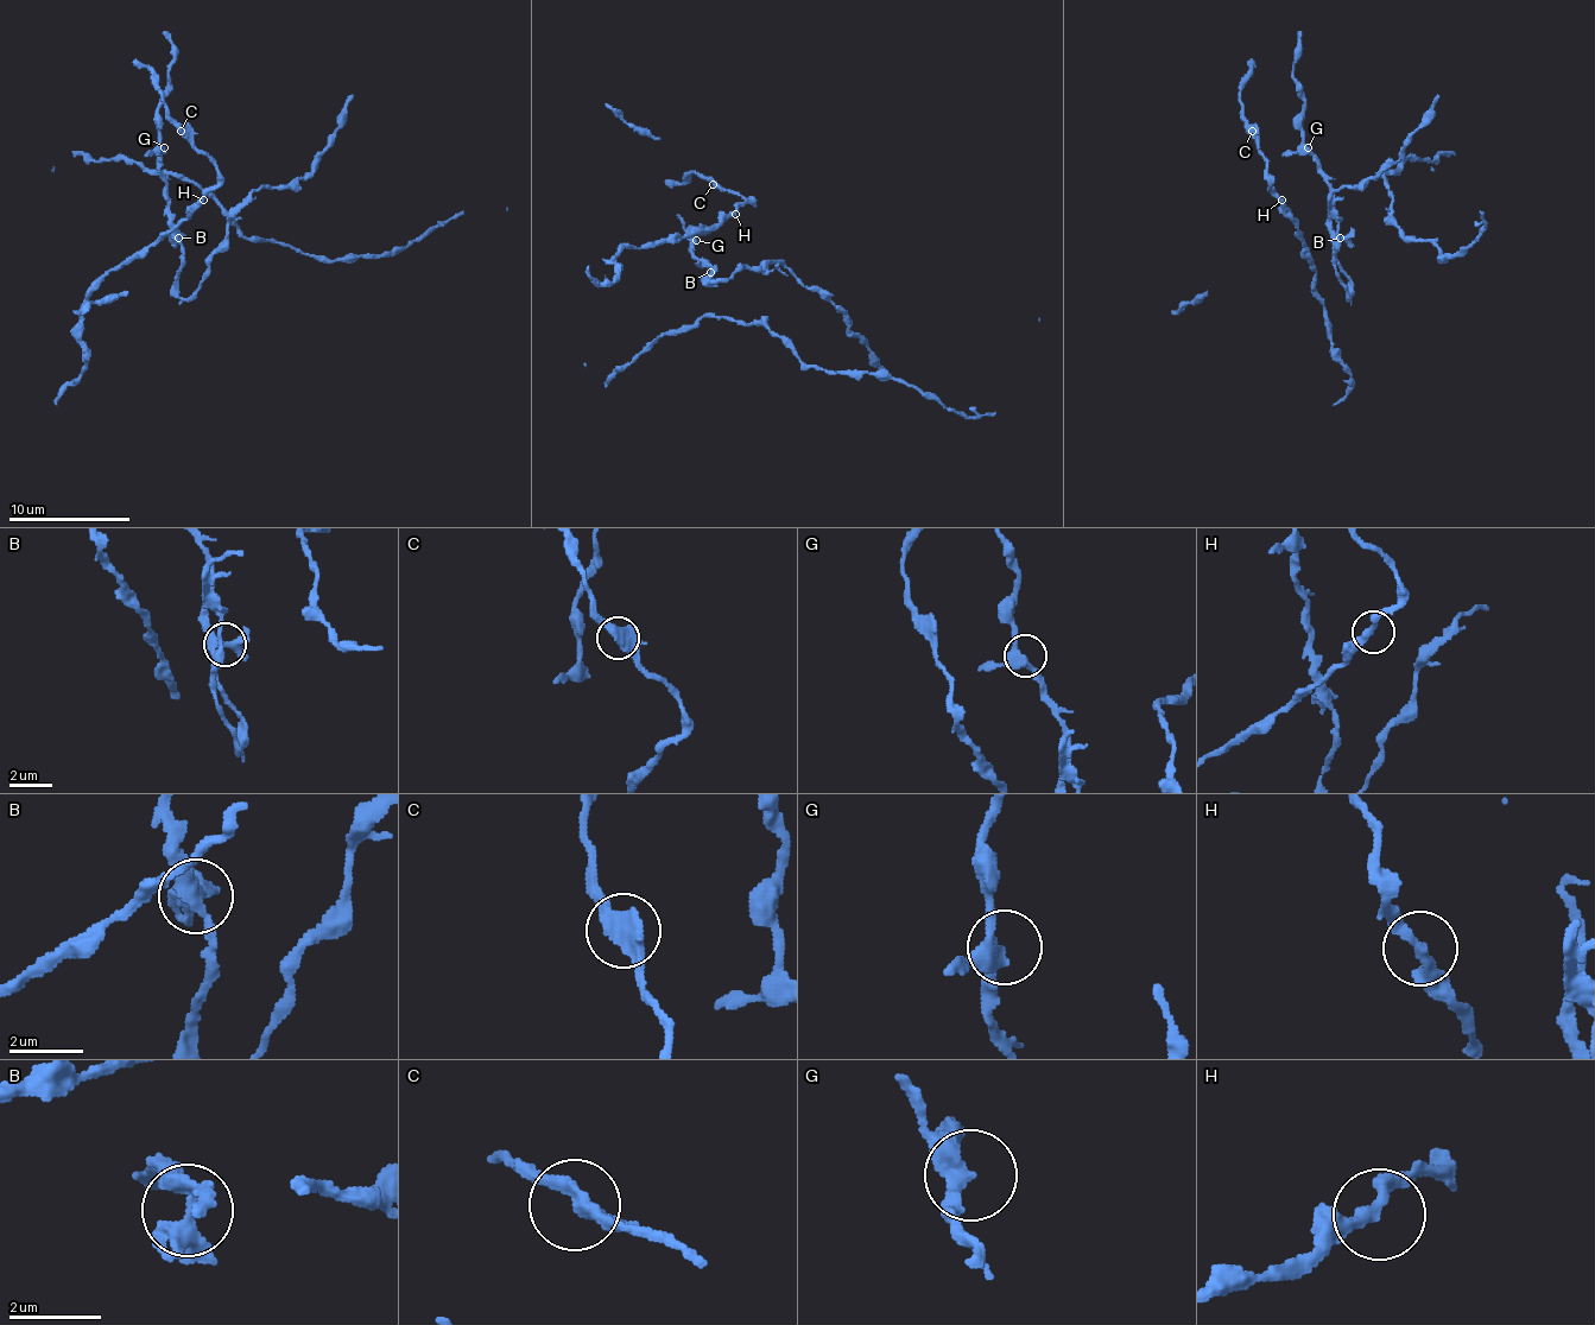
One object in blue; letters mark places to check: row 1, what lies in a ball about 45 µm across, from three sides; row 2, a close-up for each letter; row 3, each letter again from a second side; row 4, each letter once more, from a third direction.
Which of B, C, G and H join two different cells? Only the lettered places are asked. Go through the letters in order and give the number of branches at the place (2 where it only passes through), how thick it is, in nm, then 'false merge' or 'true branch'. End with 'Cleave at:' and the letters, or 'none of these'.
B: branches 5; calibre 320 nm; true branch
C: branches 3; calibre 360 nm; true branch
G: branches 3; calibre 320 nm; true branch
H: branches 2; calibre 280 nm; true branch
Cleave at: none of these

